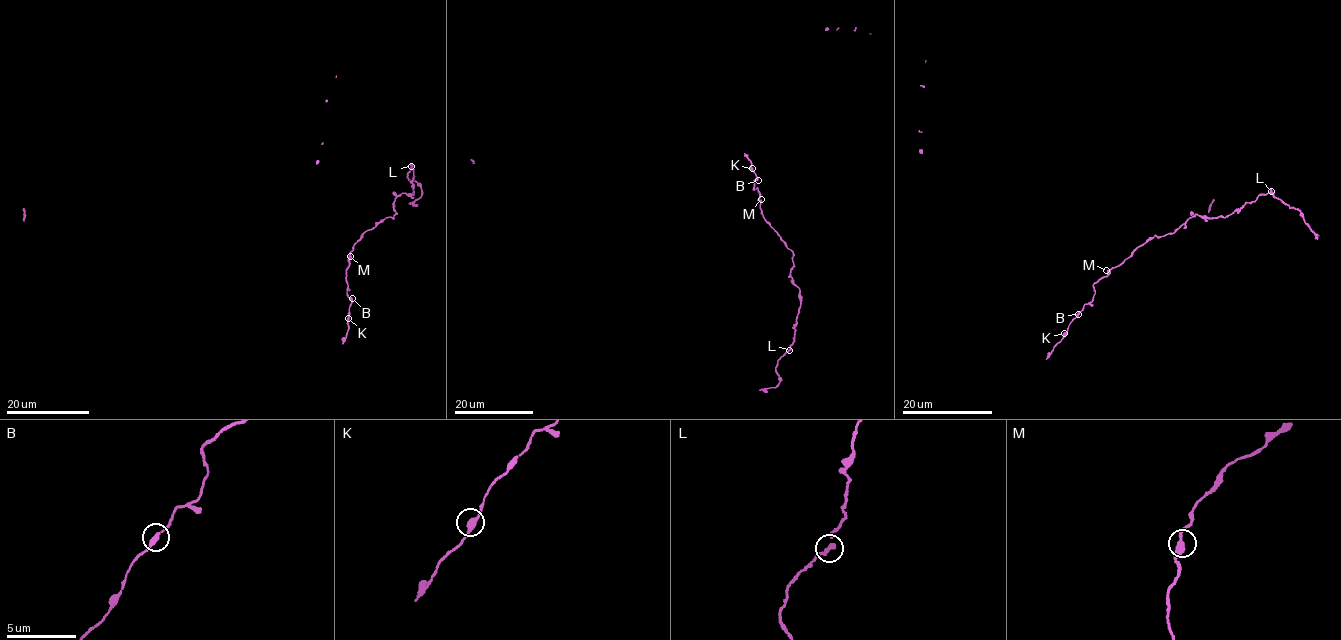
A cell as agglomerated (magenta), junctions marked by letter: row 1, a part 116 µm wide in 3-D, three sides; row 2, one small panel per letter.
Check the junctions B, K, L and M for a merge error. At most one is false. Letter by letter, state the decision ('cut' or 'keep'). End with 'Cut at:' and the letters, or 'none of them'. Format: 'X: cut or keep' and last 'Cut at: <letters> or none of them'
B: keep
K: keep
L: cut
M: keep
Cut at: L

